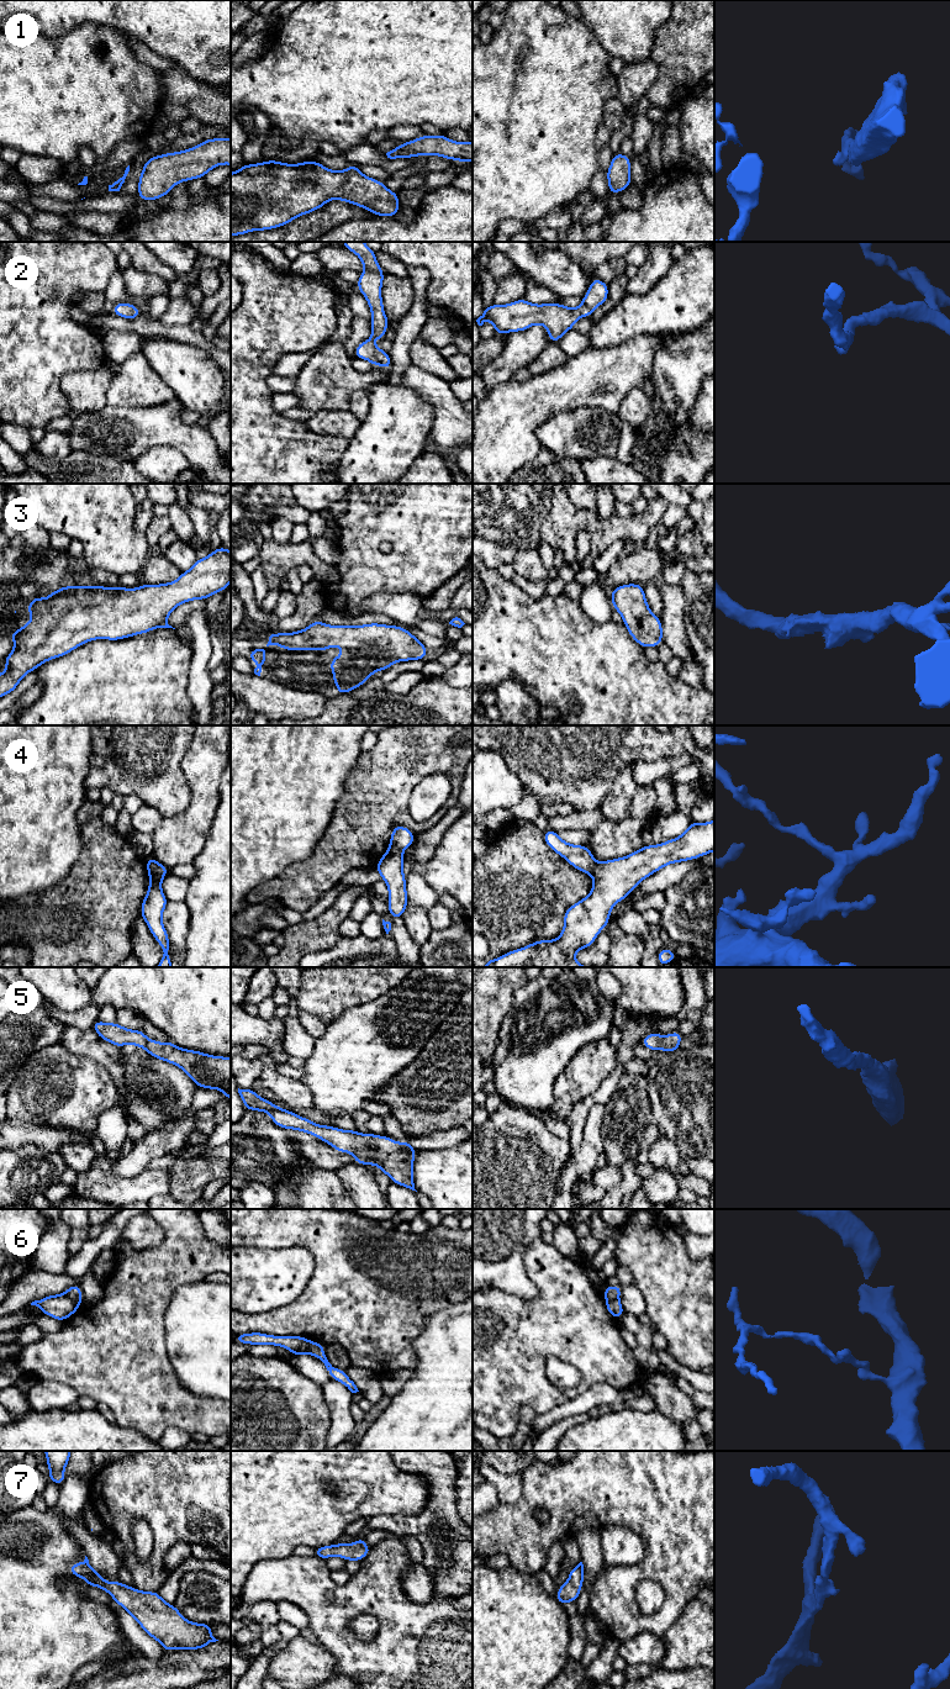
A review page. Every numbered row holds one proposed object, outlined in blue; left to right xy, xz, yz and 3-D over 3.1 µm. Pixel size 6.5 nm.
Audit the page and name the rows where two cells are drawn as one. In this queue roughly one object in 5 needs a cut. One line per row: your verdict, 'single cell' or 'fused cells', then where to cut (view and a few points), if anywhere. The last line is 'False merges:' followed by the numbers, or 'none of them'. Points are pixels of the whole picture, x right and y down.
1: single cell | no cut
2: single cell | no cut
3: single cell | no cut
4: fused cells | xy (148, 859), (167, 872)
5: single cell | no cut
6: fused cells | xy (64, 1292), (80, 1302)
7: single cell | no cut
False merges: 4, 6

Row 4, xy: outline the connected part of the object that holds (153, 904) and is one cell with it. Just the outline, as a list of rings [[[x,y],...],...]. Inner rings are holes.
[[[146,860],[146,867],[149,876],[149,886],[147,894],[142,901],[141,917],[146,920],[152,935],[163,949],[163,957],[157,967],[173,967],[169,956],[171,944],[162,920],[163,912],[168,904],[168,899],[162,891],[162,881],[167,872],[151,860]]]

